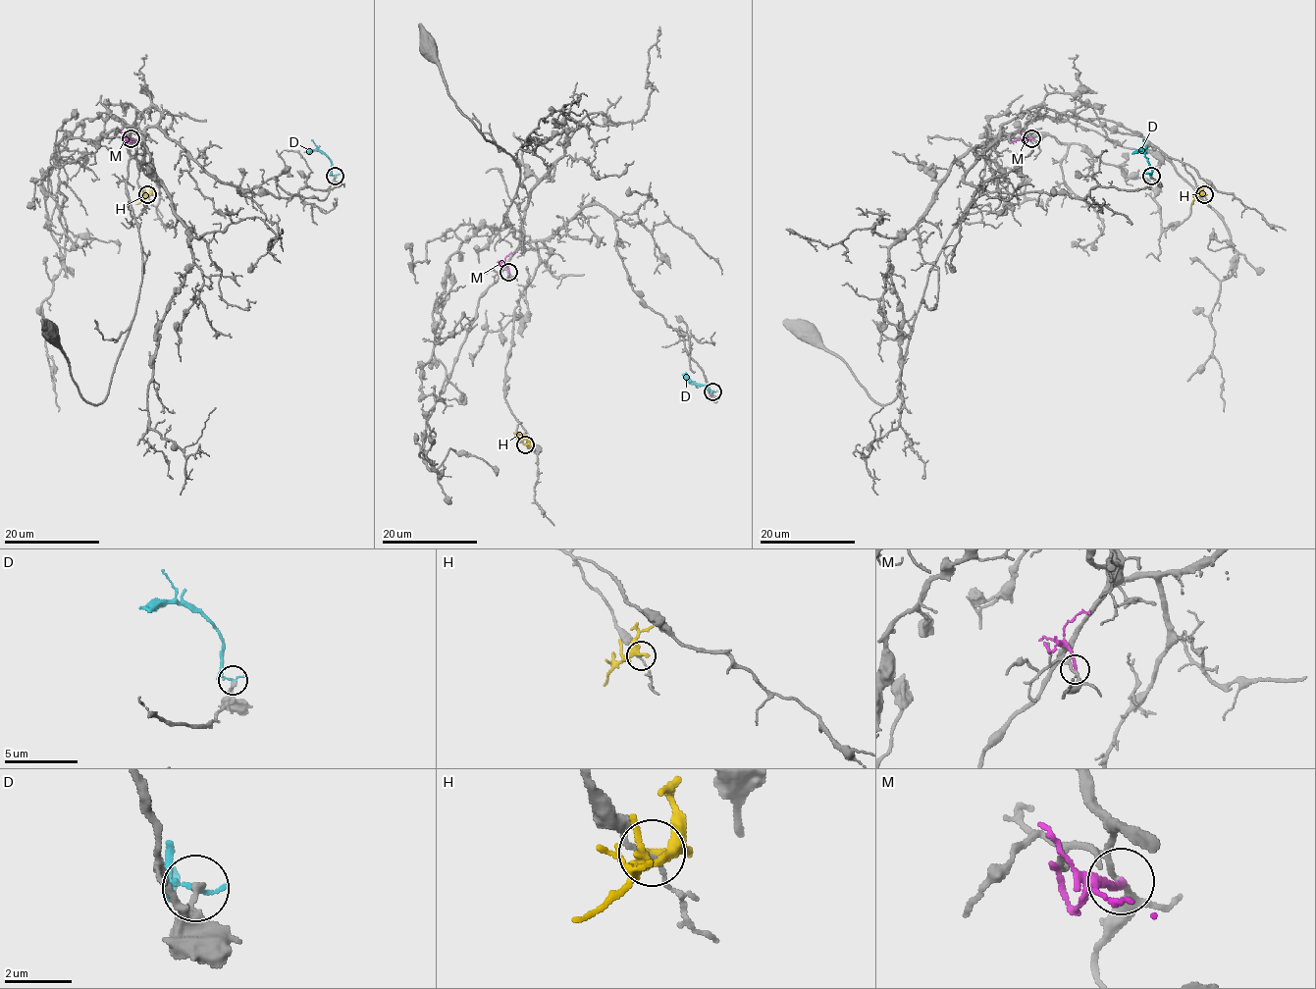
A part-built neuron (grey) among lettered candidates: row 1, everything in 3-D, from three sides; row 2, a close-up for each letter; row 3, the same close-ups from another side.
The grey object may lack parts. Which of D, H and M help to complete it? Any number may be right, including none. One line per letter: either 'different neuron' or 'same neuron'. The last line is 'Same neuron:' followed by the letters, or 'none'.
D: different neuron
H: different neuron
M: different neuron
Same neuron: none

